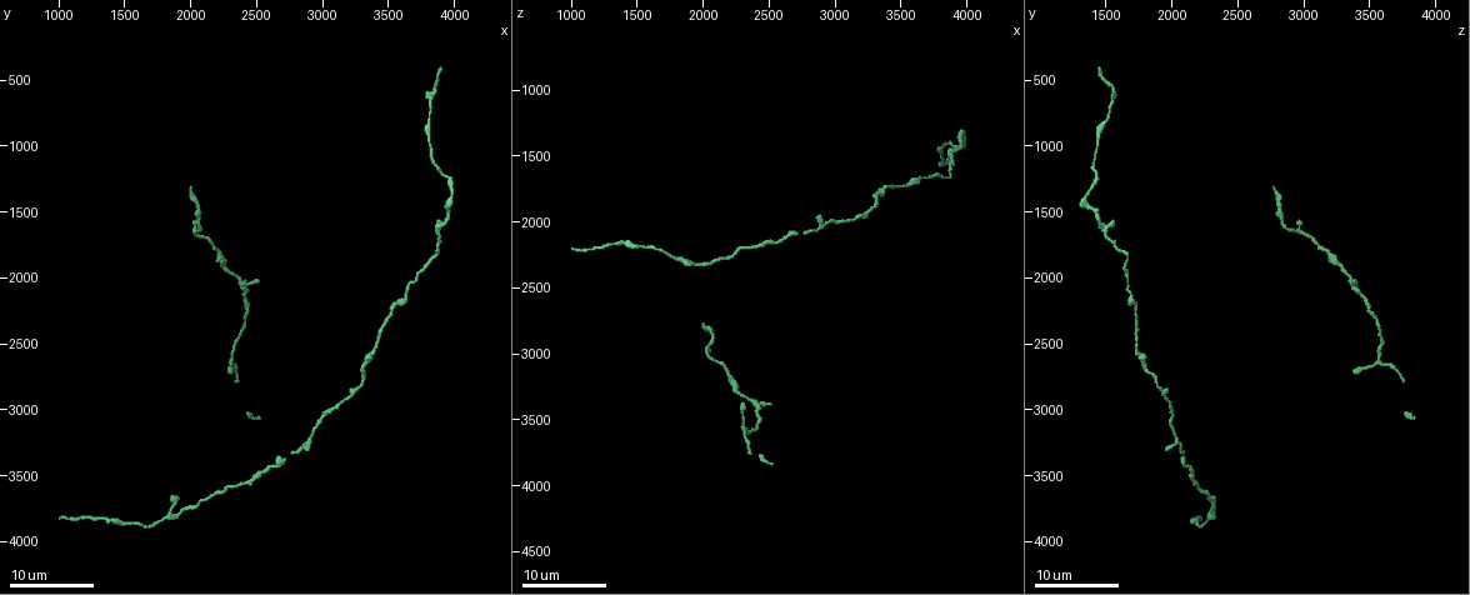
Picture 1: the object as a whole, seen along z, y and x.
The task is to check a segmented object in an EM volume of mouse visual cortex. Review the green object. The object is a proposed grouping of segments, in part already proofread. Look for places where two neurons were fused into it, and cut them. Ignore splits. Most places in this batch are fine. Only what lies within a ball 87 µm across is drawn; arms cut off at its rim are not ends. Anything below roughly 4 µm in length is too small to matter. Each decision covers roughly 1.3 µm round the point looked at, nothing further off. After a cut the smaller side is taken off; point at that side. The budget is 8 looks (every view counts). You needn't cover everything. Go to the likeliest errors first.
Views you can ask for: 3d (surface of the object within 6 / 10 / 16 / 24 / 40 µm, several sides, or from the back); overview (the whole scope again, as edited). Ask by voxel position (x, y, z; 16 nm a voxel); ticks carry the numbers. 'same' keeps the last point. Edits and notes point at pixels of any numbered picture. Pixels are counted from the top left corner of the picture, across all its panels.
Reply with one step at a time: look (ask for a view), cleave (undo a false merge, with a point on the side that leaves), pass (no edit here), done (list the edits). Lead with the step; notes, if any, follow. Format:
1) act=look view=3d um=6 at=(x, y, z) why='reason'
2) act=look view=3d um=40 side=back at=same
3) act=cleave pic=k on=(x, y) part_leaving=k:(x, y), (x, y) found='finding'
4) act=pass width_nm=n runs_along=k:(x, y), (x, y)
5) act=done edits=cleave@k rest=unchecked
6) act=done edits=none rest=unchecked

act=look view=3d um=24 at=(3900, 1580, 1440) why='three arms meet'

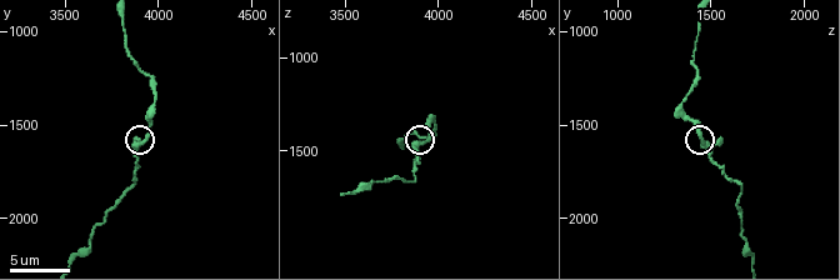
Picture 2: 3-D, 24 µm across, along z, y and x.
act=look view=3d um=6 at=(3920, 1580, 1460)

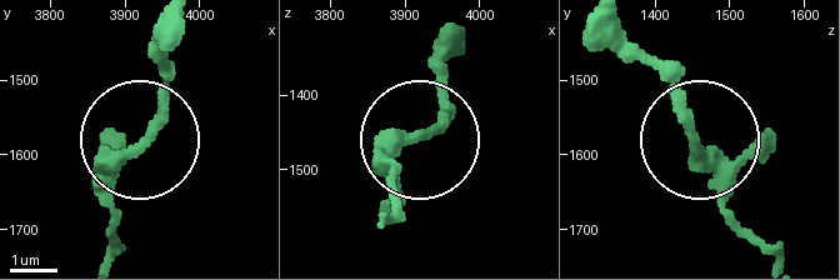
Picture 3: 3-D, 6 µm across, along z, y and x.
act=pass arms=3 runs_along=3:(765, 250), (734, 214), (725, 166), (670, 83), (614, 26) found='continuous, no second neuron'

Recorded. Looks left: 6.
act=look view=3d um=10 at=(3620, 2120, 1680) why='calibre changes'

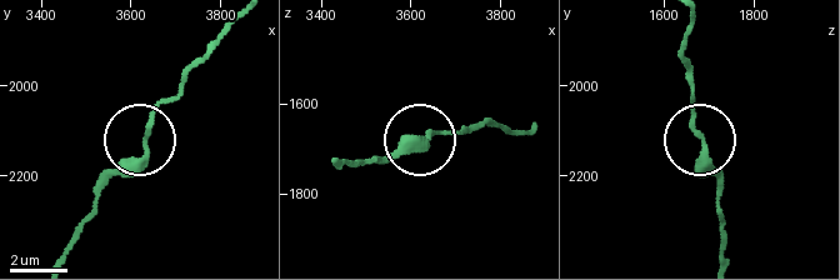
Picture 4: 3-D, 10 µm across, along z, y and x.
act=pass runs_along=4:(335, 159), (393, 159), (435, 130), (476, 130) found='all the same neuron'

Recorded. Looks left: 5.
act=look view=3d um=6 at=(3800, 940, 1440) why='calibre changes'

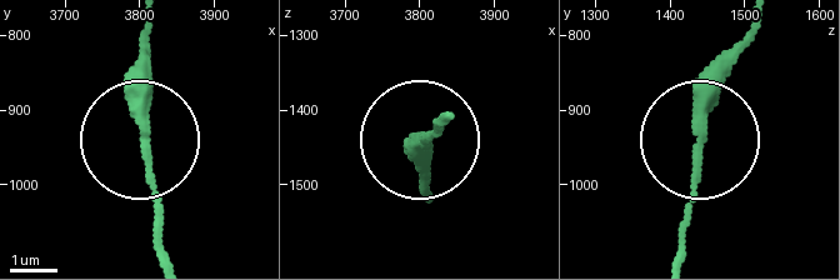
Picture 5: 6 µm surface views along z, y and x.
act=pass width_nm=180 runs_along=5:(168, 250), (139, 130), (139, 39) found='all the same neuron'

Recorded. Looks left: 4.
act=look view=3d um=24 at=(3820, 680, 1540) why='calibre changes'

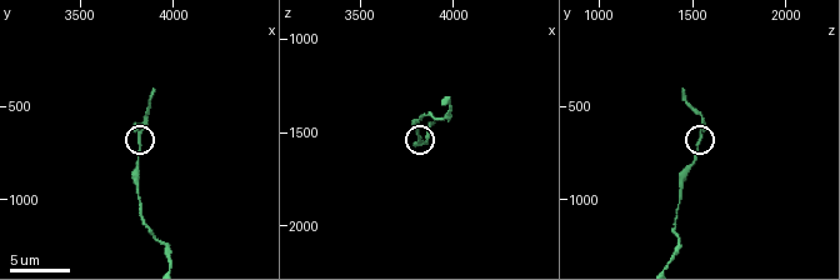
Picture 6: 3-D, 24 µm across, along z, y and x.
act=look view=3d um=10 at=(3800, 680, 1540) why='closer look'

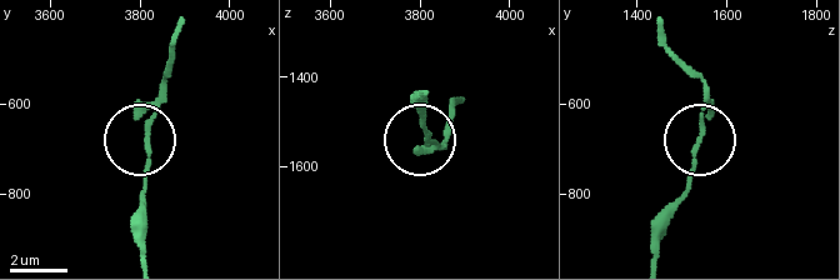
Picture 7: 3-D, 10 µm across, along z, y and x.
act=pass found='all the same neuron'

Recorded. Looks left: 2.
act=done edits=none rest=unchecked

